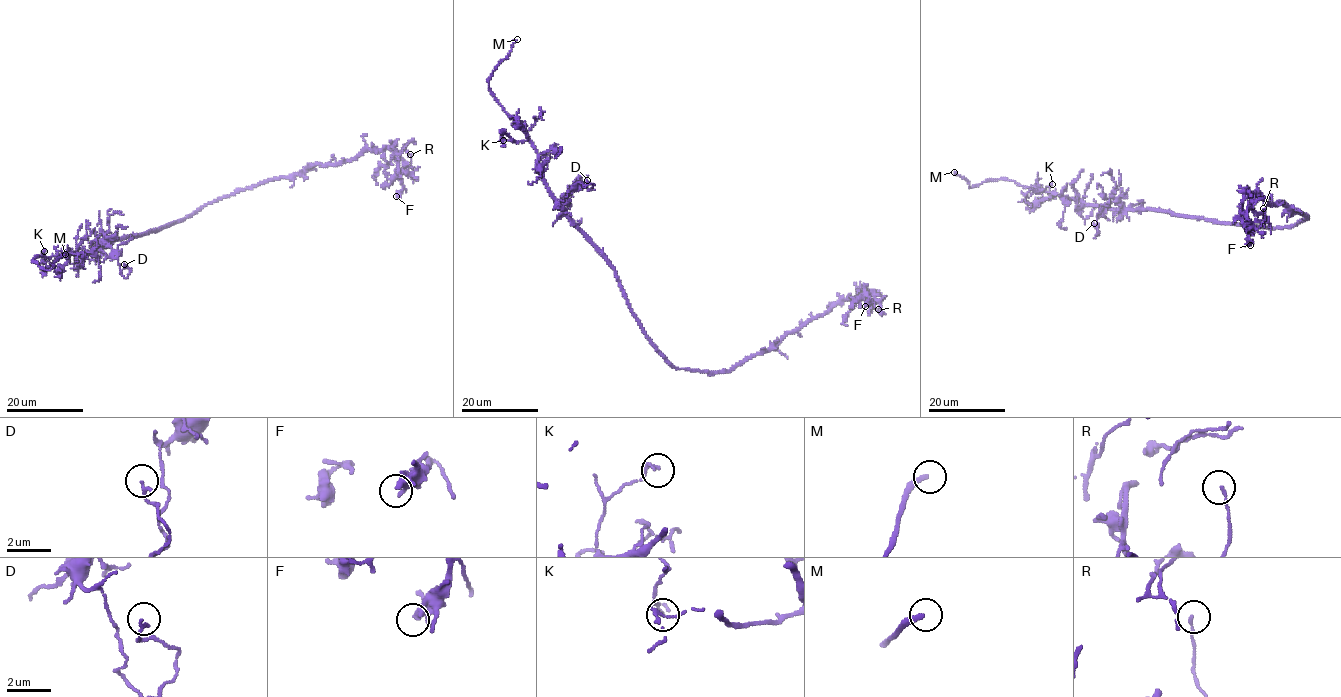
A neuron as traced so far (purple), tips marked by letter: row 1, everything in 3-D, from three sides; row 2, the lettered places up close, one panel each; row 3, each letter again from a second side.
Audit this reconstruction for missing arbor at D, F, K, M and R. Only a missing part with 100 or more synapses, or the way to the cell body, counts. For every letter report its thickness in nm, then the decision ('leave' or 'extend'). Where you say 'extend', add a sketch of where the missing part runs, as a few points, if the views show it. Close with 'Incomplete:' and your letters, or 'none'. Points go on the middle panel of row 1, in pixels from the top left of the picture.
D: 120 nm thick; leave
F: 280 nm thick; leave
K: 180 nm thick; leave
M: 260 nm thick; extend
R: 110 nm thick; leave
Incomplete: M

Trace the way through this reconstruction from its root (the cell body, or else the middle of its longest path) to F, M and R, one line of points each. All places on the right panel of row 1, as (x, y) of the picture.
F: (1241, 225), (1289, 228), (1306, 217), (1283, 203), (1272, 206), (1259, 195), (1253, 195), (1243, 221), (1250, 245)
M: (1241, 225), (1139, 208), (1101, 208), (1009, 180), (989, 179), (969, 188), (969, 183), (954, 172)
R: (1241, 225), (1289, 228), (1306, 217), (1253, 195), (1247, 220), (1257, 229), (1265, 218), (1263, 208)

